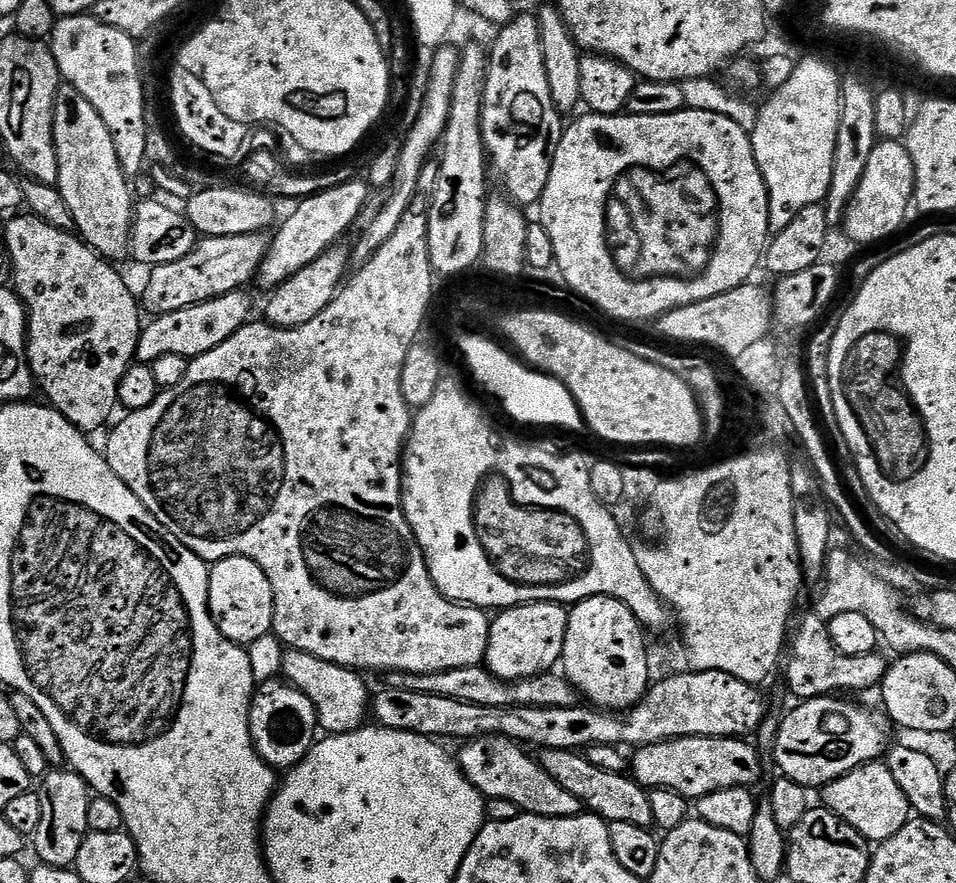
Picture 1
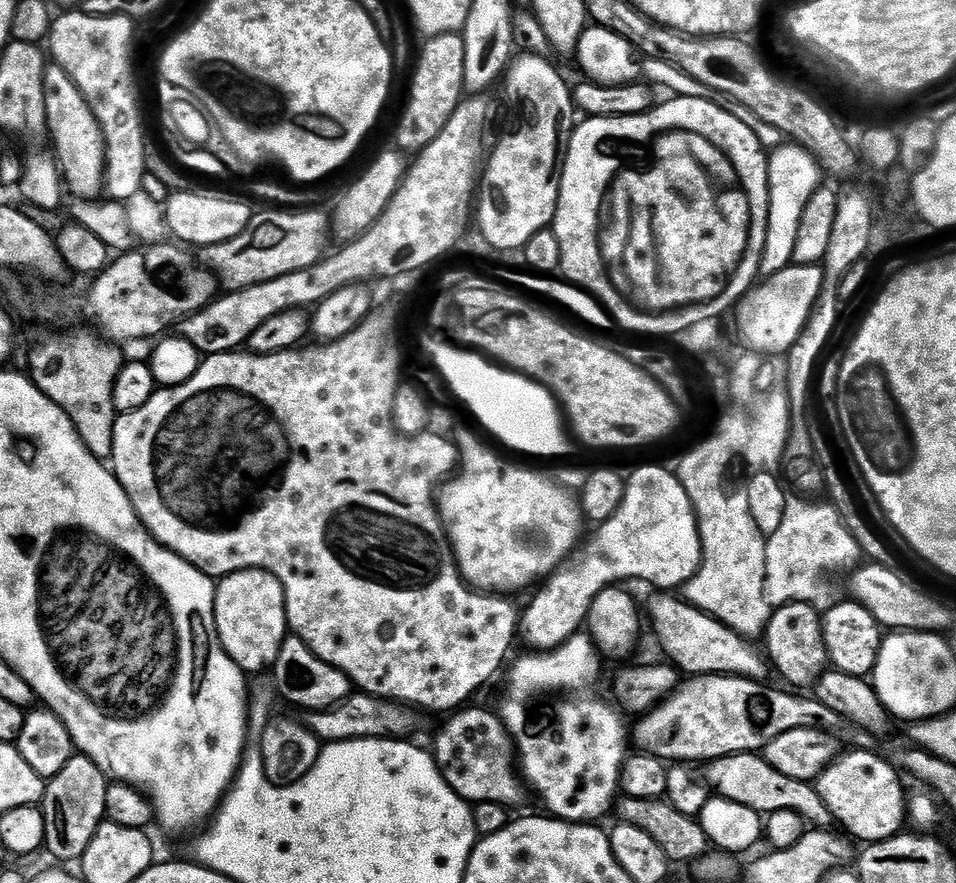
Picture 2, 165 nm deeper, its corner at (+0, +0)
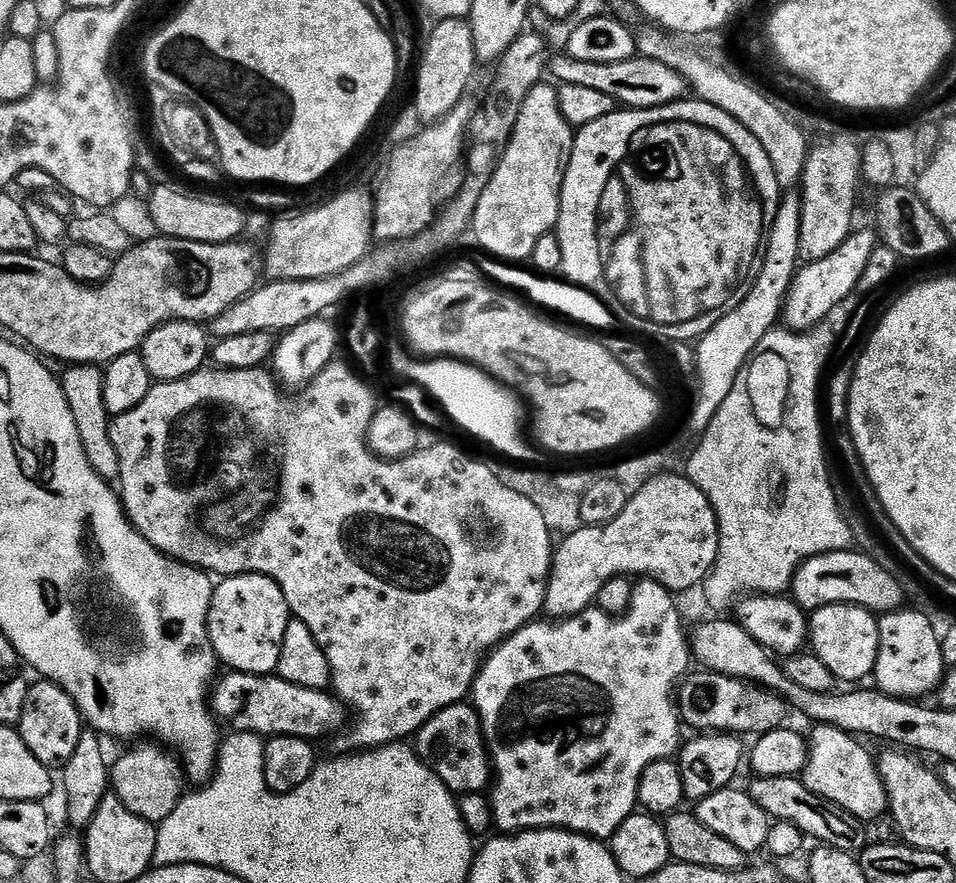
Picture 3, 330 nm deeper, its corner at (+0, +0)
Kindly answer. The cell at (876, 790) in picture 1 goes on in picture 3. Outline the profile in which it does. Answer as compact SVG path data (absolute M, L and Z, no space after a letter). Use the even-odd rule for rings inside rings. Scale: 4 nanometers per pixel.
M818 724L807 737L808 761L802 773L805 786L814 794L850 810L859 820L873 822L889 811L886 786L874 756L863 748L861 741L850 732L843 732L829 724Z

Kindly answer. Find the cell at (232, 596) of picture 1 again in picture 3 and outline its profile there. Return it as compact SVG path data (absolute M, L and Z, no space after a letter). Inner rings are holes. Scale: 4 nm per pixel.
M225 576L212 589L208 637L221 665L229 664L231 671L246 675L270 676L278 666L289 619L290 609L280 585L269 576Z

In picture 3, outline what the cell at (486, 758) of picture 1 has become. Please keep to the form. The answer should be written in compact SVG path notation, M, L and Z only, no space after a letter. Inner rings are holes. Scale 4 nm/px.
M471 703L451 704L434 714L414 737L417 756L453 794L480 794L490 784L488 747L480 729L480 715Z

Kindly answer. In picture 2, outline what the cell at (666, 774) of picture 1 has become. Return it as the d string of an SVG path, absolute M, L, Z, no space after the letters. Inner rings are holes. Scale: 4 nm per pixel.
M739 752L733 756L722 756L717 760L707 761L703 765L707 787L715 795L724 796L734 802L742 802L755 812L767 814L774 810L794 810L802 814L809 825L828 828L833 823L826 802L817 794L809 781L795 780L770 766L763 755L754 752Z

